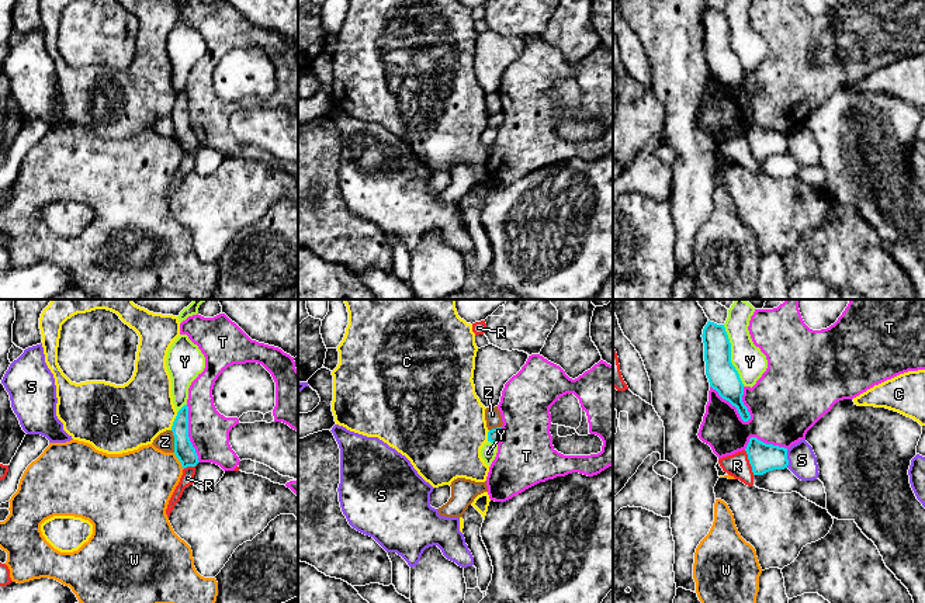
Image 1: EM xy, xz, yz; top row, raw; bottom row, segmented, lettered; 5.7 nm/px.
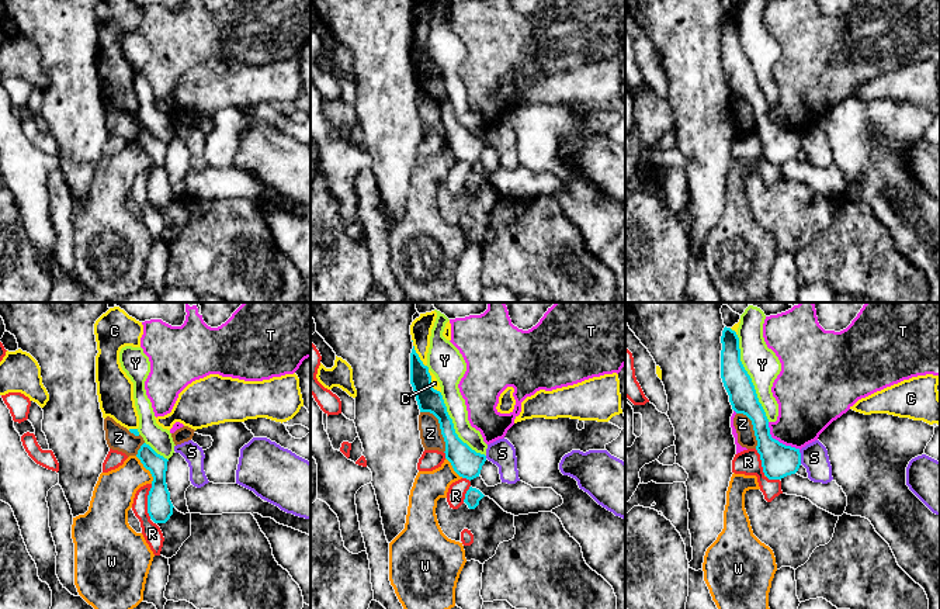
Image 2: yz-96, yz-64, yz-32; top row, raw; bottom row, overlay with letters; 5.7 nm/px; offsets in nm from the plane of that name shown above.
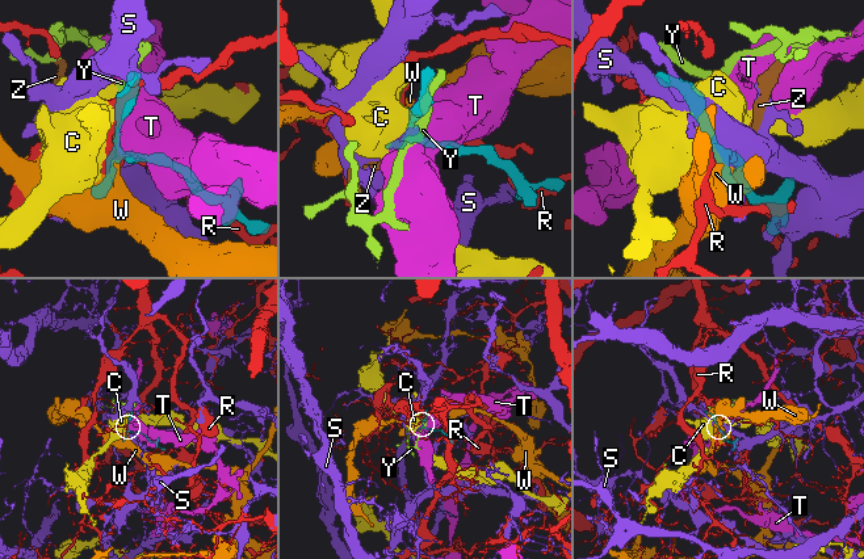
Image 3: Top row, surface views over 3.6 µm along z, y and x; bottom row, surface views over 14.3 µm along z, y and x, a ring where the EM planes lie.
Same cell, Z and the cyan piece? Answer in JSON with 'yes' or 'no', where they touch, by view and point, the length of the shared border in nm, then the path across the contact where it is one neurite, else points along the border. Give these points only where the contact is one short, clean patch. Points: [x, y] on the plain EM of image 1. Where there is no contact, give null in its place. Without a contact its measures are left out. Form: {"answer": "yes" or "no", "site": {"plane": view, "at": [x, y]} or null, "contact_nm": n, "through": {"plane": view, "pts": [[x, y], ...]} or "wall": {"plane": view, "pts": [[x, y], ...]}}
{"answer": "no", "site": {"plane": "xy", "at": [175, 127]}, "contact_nm": 130, "wall": {"plane": "xy", "pts": [[170, 115], [175, 137]]}}

